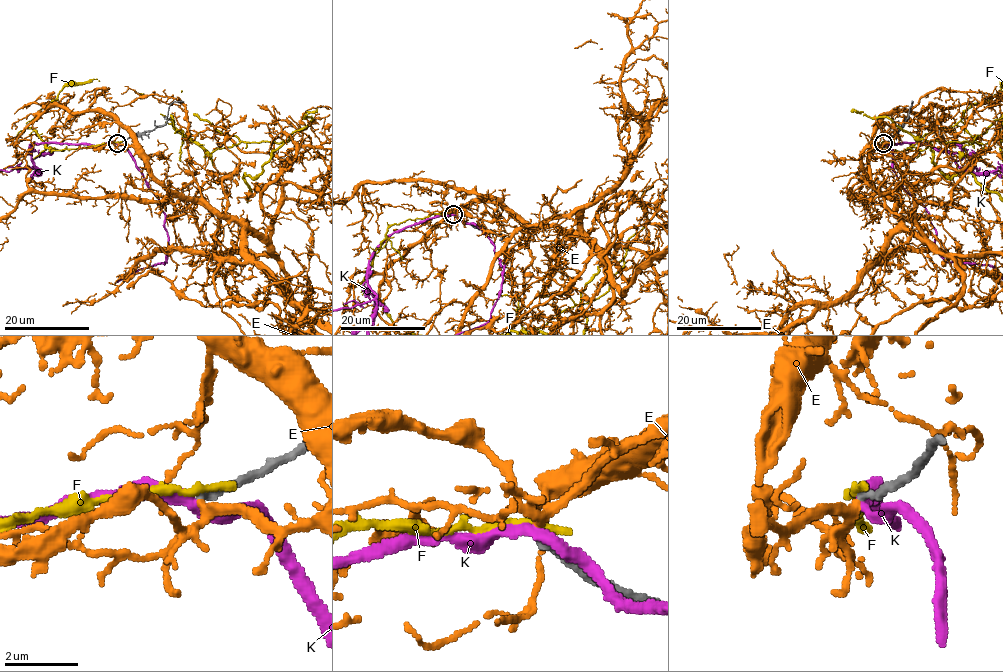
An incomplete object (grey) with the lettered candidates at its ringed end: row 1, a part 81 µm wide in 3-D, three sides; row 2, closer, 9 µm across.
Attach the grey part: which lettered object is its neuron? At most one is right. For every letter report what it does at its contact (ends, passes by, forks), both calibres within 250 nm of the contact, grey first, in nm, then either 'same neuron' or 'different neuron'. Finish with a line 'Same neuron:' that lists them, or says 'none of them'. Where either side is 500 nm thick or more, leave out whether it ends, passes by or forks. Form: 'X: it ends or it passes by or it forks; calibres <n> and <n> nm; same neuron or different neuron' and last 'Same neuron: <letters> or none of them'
E: it passes by; calibres 220 and 240 nm; same neuron
F: it ends; calibres 240 and 240 nm; different neuron
K: it passes by; calibres 240 and 280 nm; different neuron
Same neuron: E

